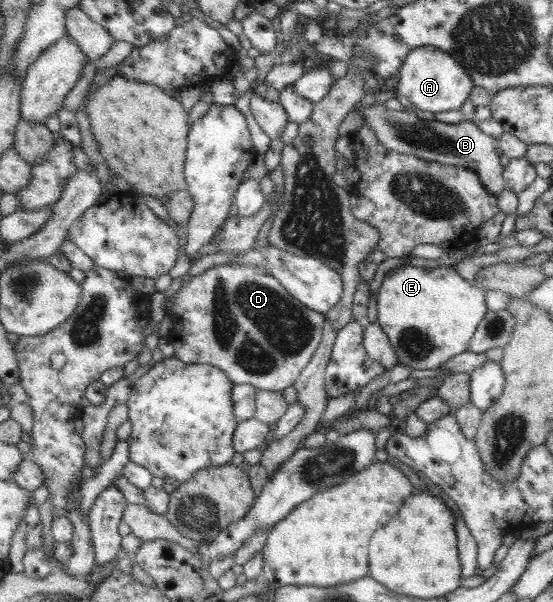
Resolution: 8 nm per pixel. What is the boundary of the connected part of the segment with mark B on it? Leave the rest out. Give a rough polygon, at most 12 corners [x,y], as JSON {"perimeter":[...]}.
{"perimeter":[[410,107],[358,110],[392,150],[471,168],[505,189],[498,140],[474,121],[423,123]]}

